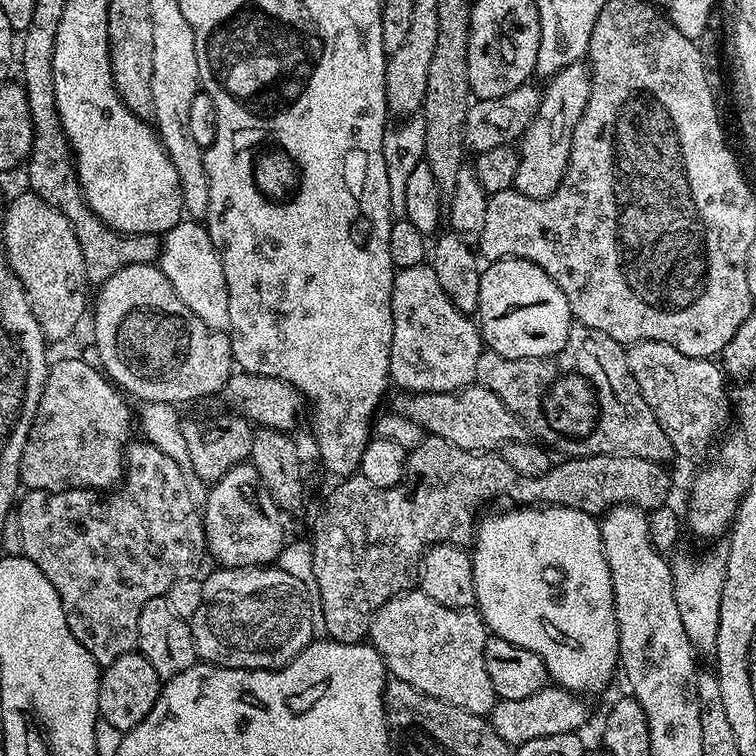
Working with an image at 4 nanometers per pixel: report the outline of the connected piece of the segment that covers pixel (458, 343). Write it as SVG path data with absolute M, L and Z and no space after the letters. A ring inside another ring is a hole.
M427 264L401 268L393 275L390 285L390 307L392 310L392 345L390 346L390 376L393 381L396 380L401 384L401 389L409 393L414 392L458 392L461 388L467 388L476 380L476 371L478 370L478 358L482 351L482 337L477 321L469 318L467 315L459 312L450 298L447 297L446 291L442 290L438 278L435 277L435 271Z

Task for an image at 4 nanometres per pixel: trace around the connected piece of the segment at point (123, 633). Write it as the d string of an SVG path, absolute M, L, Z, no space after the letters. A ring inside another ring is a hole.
M129 443L126 449L126 471L122 477L122 483L115 490L109 491L107 494L101 494L95 488L71 488L65 492L34 492L28 490L23 493L23 496L25 495L24 501L22 501L22 496L18 504L20 529L22 530L22 542L24 543L23 555L29 556L31 560L35 560L41 566L47 565L46 562L51 556L60 556L63 552L66 559L72 560L72 589L69 590L68 596L66 592L63 597L66 622L72 627L72 633L76 635L78 642L82 642L82 646L86 646L89 650L95 650L94 655L97 661L104 666L111 664L117 656L131 652L137 647L136 627L138 626L138 618L142 614L142 606L146 606L146 602L150 602L159 596L167 597L170 586L174 586L176 580L181 580L184 576L192 576L195 573L195 568L200 564L200 555L205 555L206 552L202 516L198 511L197 501L196 504L192 501L192 492L188 489L188 480L184 477L183 470L180 469L183 468L181 461L170 458L154 444L139 443ZM100 616L108 623L108 640L112 643L112 648L96 649L104 640L103 634L100 633Z

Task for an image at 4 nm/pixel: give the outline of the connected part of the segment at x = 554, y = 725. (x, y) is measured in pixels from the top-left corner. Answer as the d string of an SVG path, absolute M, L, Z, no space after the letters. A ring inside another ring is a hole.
M559 686L539 688L530 698L497 699L490 713L490 726L510 745L519 746L530 738L546 738L546 734L579 733L588 720L588 704L583 695Z

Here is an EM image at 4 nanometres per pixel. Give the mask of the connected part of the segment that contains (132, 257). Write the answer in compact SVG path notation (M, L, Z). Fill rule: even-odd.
M70 146L64 150L64 158L61 162L30 164L30 174L32 178L28 184L29 189L37 193L48 205L58 209L71 222L78 238L78 246L82 250L82 258L88 256L87 264L92 264L92 272L96 272L96 276L104 276L104 272L118 274L118 270L126 266L151 264L159 257L161 241L155 235L130 236L123 232L116 232L105 226L101 219L89 210L80 190L79 180L76 179Z

